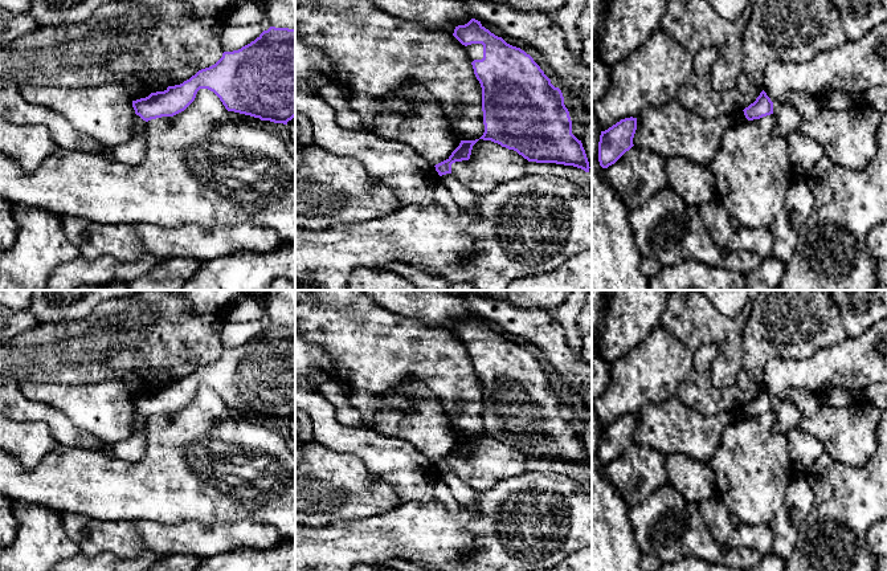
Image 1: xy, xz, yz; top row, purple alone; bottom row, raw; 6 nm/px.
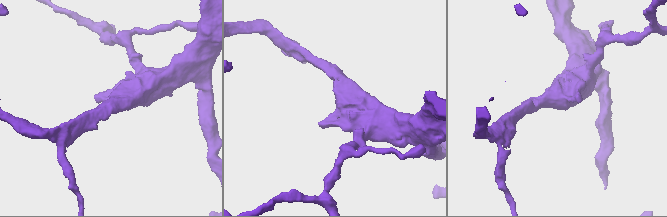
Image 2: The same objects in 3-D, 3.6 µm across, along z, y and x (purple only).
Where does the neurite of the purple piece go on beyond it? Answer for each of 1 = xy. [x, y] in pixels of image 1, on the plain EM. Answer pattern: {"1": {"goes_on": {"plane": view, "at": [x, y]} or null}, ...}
{"1": {"goes_on": null}}

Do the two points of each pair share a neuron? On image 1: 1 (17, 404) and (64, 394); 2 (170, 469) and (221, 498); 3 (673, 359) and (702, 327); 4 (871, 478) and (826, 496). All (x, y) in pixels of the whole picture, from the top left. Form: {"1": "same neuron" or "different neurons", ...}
{"1": "different neurons", "2": "same neuron", "3": "different neurons", "4": "same neuron"}

